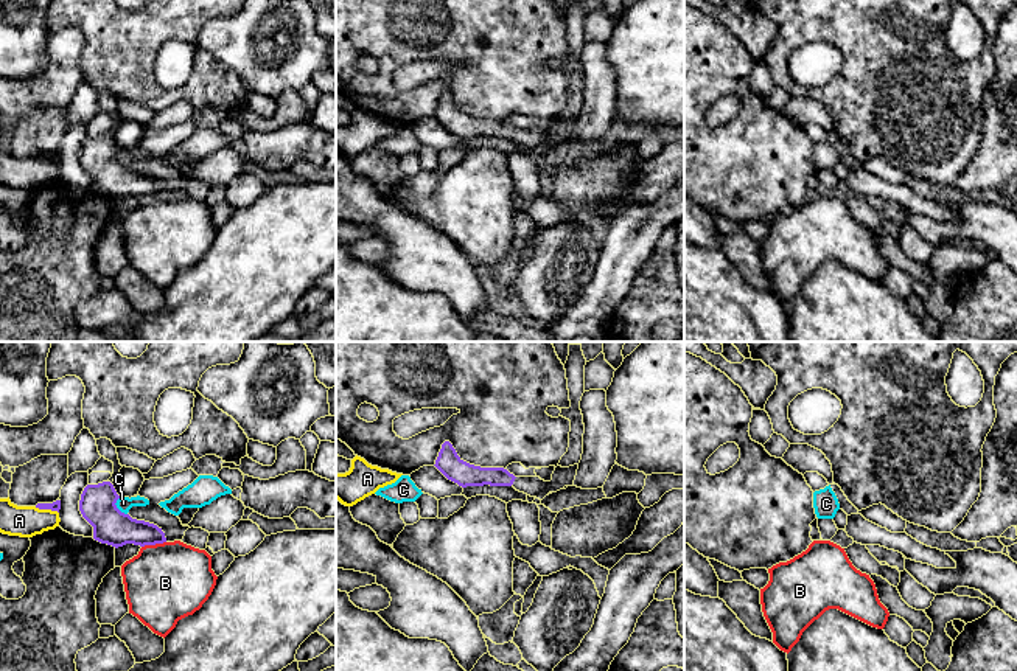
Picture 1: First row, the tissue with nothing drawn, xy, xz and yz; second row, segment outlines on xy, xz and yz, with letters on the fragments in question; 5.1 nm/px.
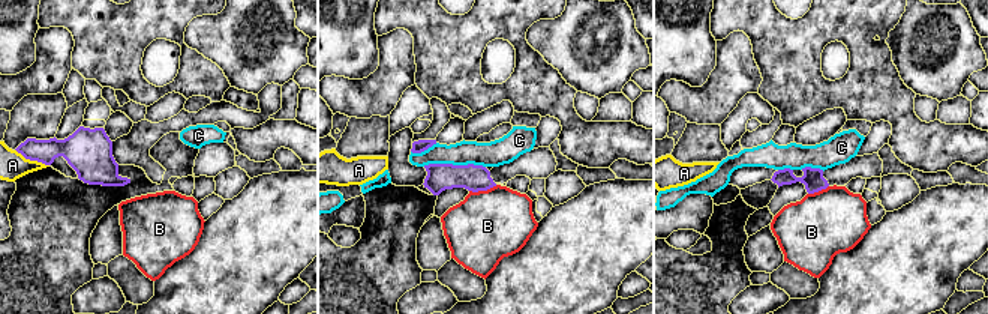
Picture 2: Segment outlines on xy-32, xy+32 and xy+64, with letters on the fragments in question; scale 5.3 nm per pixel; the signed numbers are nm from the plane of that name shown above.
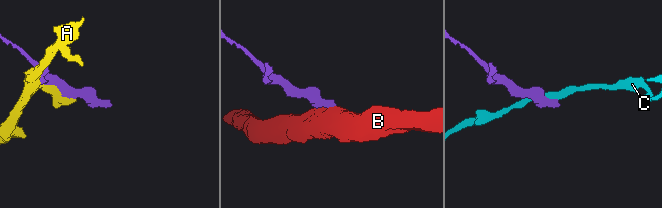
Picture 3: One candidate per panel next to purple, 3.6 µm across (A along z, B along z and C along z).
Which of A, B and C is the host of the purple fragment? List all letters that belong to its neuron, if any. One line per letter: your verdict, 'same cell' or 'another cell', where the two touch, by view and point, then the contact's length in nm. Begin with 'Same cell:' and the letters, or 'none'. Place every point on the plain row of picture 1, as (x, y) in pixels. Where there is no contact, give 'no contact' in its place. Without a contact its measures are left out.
Same cell: none
A: another cell; contact xy (47, 160); length 130 nm
B: another cell; contact xy (153, 196); length 130 nm
C: another cell; contact xy (115, 159); length 100 nm

